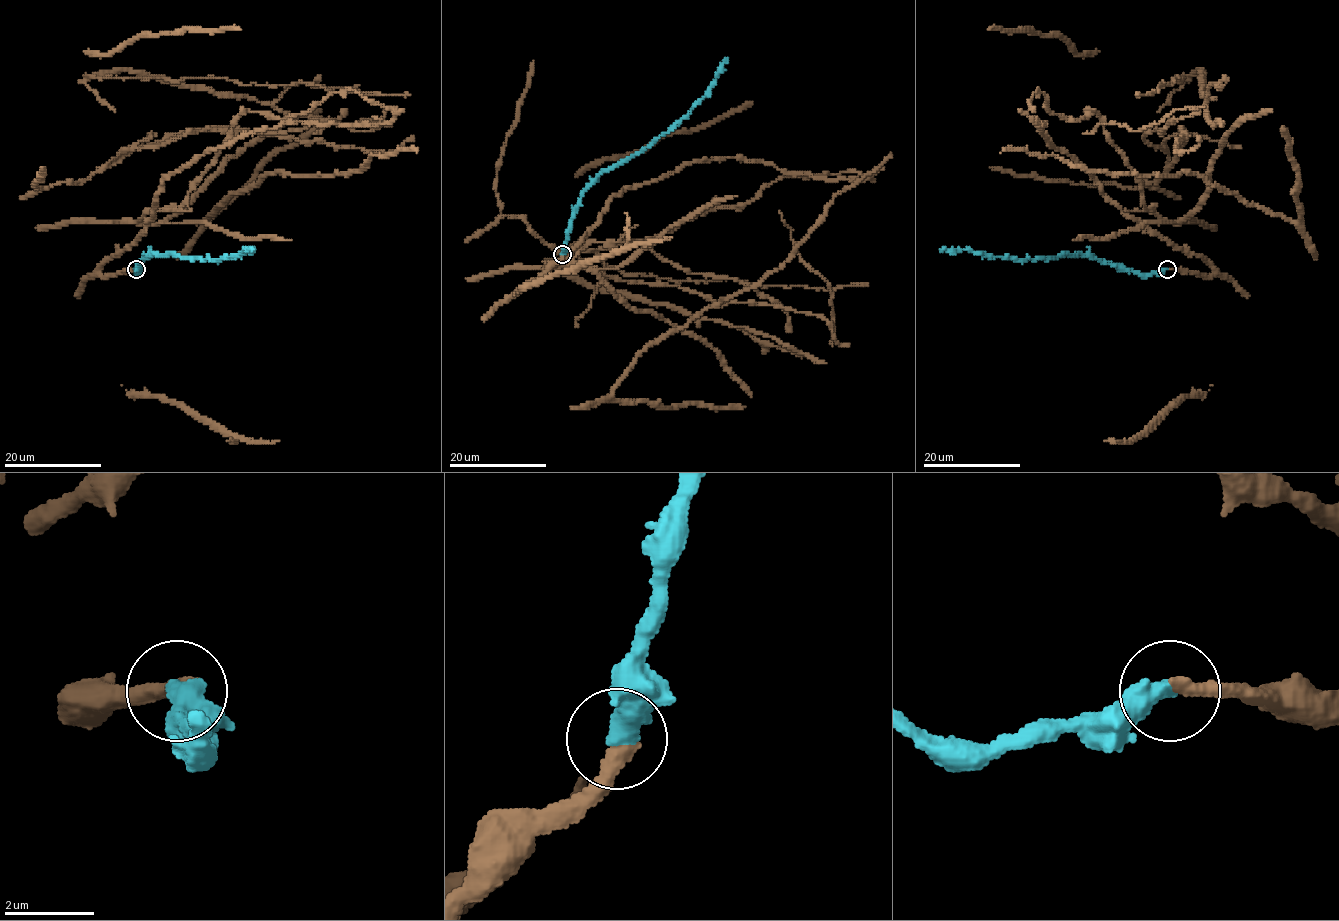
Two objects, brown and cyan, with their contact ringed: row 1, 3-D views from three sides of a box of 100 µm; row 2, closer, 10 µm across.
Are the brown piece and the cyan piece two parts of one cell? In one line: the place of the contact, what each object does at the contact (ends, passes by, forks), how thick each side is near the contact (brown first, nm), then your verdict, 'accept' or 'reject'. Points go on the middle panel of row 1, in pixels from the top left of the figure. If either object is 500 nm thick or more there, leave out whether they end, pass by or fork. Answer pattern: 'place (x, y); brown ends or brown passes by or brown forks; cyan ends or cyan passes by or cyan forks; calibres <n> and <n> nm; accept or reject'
place (562, 254); calibres 360 and 550 nm; accept

